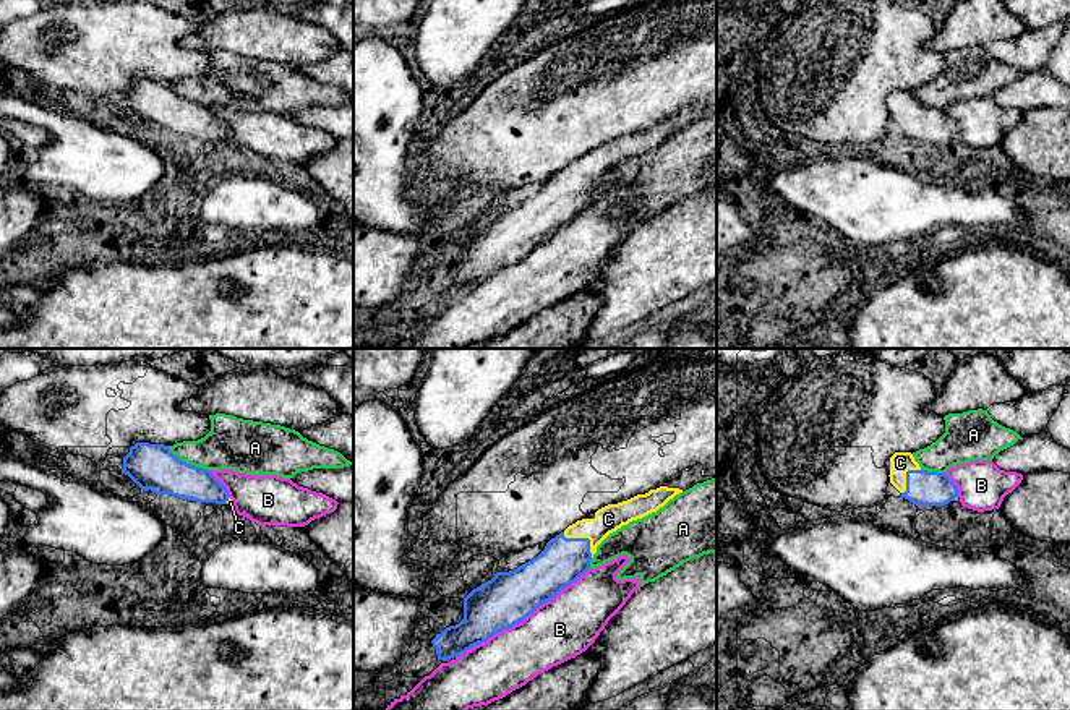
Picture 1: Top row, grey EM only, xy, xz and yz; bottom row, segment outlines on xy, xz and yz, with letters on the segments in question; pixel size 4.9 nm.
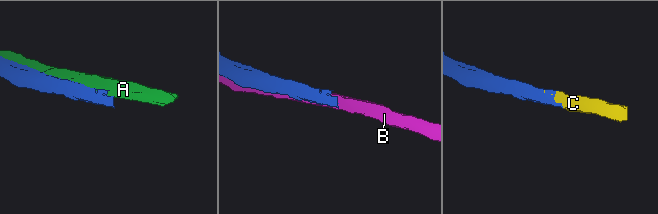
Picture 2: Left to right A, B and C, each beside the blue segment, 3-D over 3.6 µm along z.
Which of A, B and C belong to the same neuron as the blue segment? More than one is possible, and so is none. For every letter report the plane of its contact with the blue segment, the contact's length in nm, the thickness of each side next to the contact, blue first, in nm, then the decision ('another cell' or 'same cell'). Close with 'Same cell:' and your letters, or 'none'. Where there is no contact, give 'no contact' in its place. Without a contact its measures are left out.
A: contact in xy; length 240 nm; calibres 220 and 260 nm; another cell
B: contact in xz; length 800 nm; calibres 260 and 300 nm; another cell
C: contact in xz; length 200 nm; calibres 220 and 140 nm; same cell
Same cell: C

